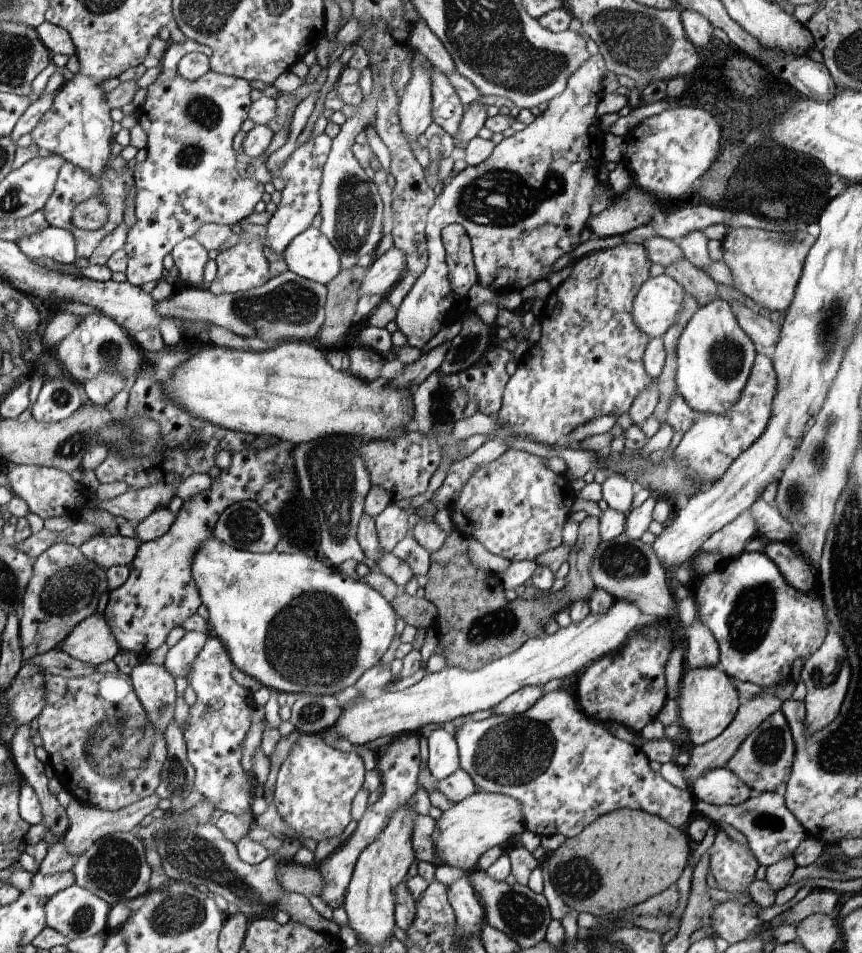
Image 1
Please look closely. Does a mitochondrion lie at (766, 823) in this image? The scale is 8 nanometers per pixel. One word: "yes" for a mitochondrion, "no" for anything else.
yes

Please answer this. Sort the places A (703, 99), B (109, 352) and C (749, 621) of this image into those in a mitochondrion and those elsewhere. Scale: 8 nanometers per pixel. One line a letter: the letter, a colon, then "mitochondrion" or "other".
A: other
B: mitochondrion
C: mitochondrion

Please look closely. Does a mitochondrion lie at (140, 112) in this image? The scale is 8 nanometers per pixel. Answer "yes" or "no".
no

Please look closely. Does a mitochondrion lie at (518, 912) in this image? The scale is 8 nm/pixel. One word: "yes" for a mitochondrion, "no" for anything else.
yes

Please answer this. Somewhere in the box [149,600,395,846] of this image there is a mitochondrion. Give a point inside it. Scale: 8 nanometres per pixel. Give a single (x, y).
(176, 775)

